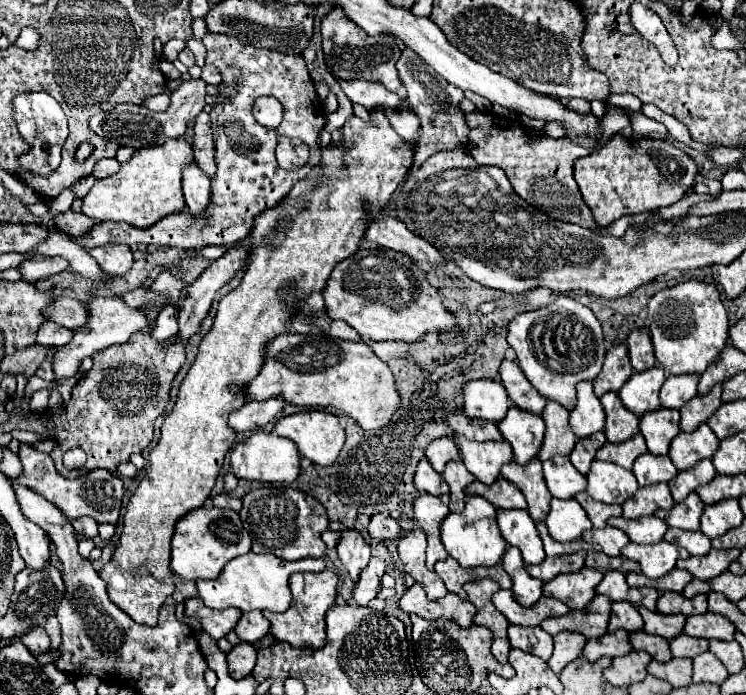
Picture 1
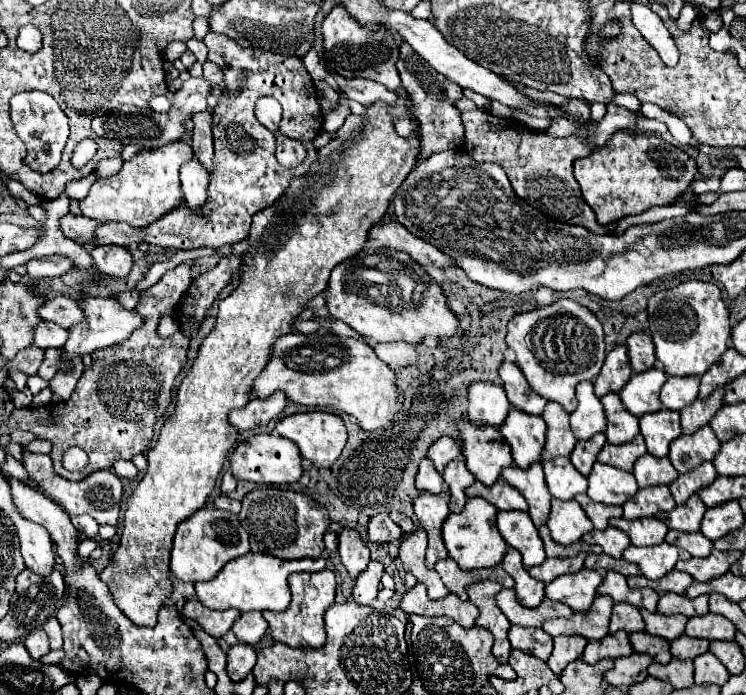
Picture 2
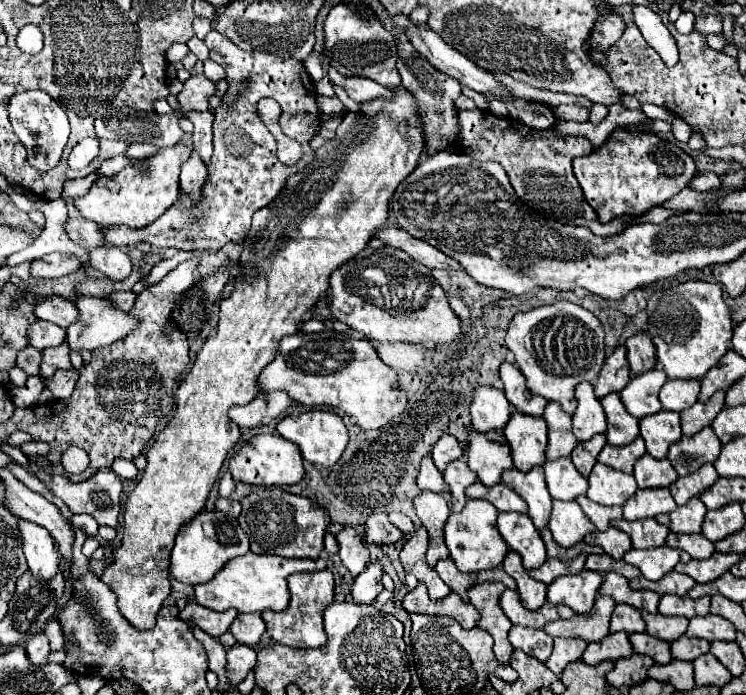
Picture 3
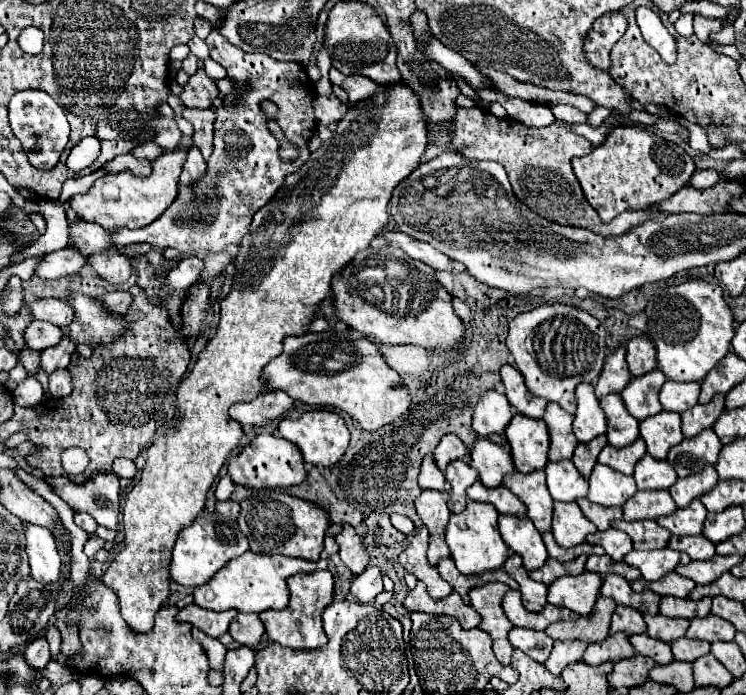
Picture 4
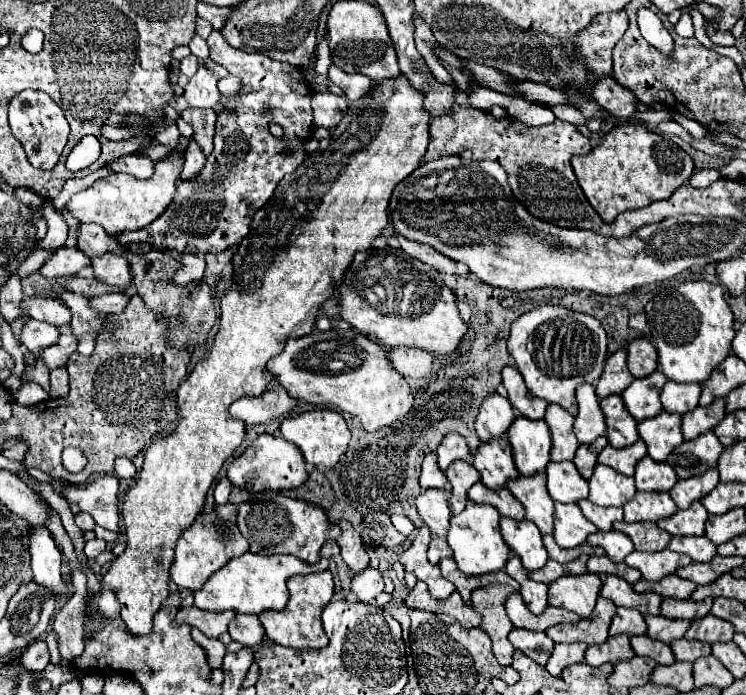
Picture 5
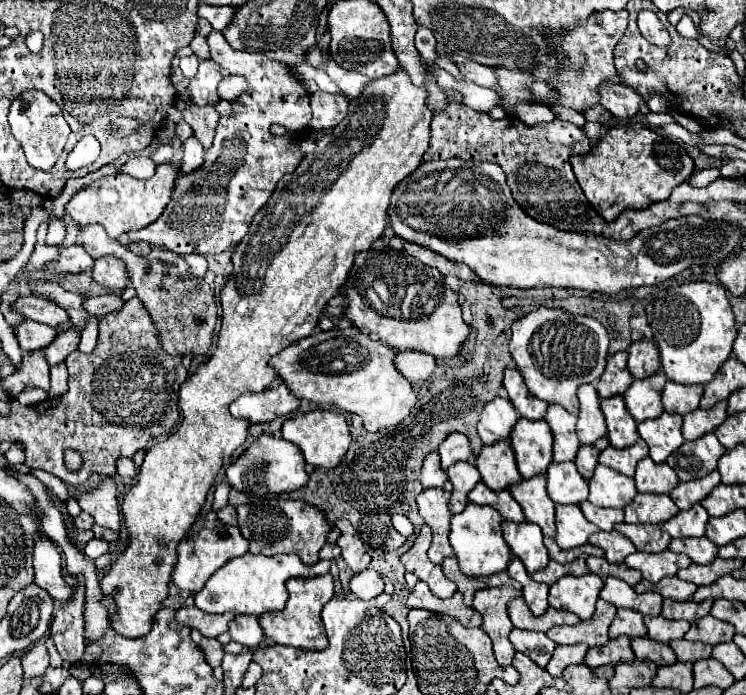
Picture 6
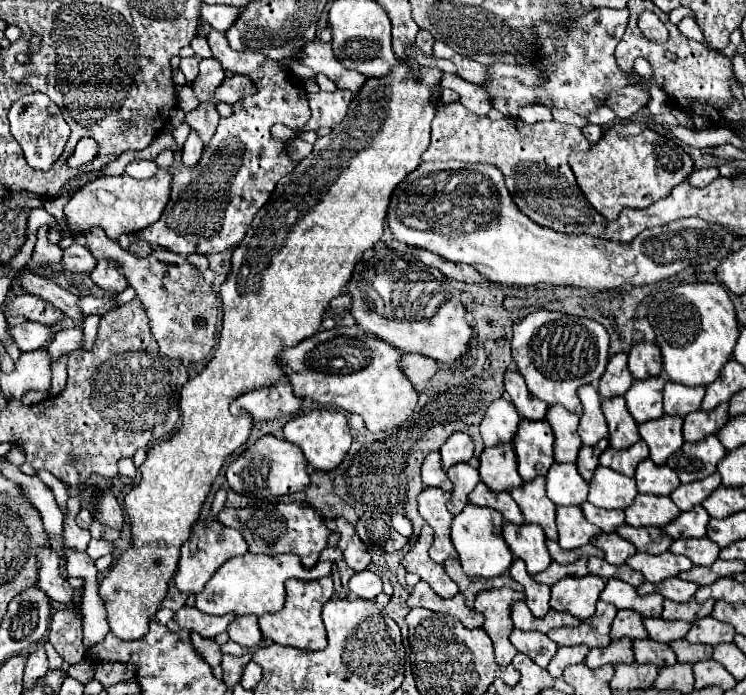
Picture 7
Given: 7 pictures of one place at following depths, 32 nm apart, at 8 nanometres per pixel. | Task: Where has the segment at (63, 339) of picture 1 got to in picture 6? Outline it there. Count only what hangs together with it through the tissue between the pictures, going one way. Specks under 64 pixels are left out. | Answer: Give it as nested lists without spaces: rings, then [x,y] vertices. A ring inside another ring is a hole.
[[[24,320],[20,326],[14,328],[14,336],[16,336],[20,348],[26,352],[46,348],[56,338],[56,334],[58,332],[52,326],[38,324],[34,320]]]

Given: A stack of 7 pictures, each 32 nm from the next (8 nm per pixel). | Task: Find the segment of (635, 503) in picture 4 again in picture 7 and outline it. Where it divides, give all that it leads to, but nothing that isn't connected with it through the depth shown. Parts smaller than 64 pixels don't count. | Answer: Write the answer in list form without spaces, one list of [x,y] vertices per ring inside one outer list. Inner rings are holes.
[[[638,494],[634,502],[624,510],[626,512],[626,524],[630,526],[666,526],[674,518],[678,518],[680,510],[668,496],[648,496]]]

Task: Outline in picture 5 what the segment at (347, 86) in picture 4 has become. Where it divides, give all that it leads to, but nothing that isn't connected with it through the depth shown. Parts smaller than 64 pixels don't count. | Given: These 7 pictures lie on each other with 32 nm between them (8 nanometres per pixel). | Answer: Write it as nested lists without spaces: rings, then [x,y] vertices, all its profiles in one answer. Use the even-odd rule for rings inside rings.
[[[334,64],[328,68],[328,76],[330,76],[330,80],[336,86],[342,88],[342,92],[348,96],[350,102],[354,102],[356,98],[360,98],[362,94],[366,94],[366,90],[370,90],[370,86],[372,86],[372,80],[370,78],[366,78],[362,74],[354,74],[354,72],[348,74],[348,72],[340,70]]]

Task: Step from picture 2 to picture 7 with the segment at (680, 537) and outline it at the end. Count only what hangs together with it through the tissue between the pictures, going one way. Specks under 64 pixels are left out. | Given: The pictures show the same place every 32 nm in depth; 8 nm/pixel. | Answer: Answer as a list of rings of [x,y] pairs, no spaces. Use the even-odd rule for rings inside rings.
[[[684,538],[684,540],[674,540],[670,546],[672,554],[682,554],[688,556],[696,566],[710,566],[718,560],[720,546],[714,546],[708,538]]]

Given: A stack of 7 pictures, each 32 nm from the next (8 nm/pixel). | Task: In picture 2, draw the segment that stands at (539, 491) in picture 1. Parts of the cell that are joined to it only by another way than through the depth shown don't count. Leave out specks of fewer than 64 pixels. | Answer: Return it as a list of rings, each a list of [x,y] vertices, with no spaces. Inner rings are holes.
[[[542,464],[530,466],[528,470],[520,470],[516,466],[510,466],[502,470],[502,480],[514,486],[528,502],[528,514],[534,522],[534,526],[542,526],[548,520],[550,514],[550,492],[546,490]]]

